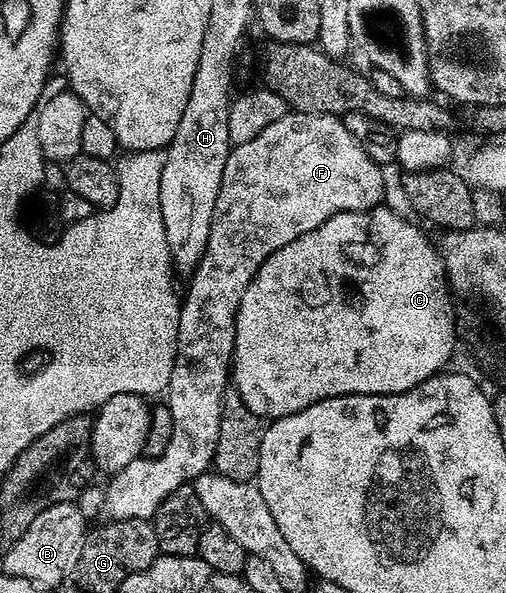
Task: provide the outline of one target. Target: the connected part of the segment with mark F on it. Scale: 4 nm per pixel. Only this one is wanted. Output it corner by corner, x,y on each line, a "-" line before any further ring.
287,113
280,117
280,121
272,121
268,129
256,133
252,141
231,146
212,213
207,248
199,259
198,267
189,276
190,288
186,295
184,291
178,308
178,348
168,388
168,406
174,430
172,441
168,441
160,455
134,459
129,465
124,465
124,469
109,476
110,484
106,487
107,520
153,520
161,502
174,489
211,470
217,434
220,433
222,398
232,375
236,313
240,309
244,289
248,289
252,277
256,277
260,265
264,265
268,256
288,245
288,241
296,241
296,237
324,225
328,217
341,211
369,211
371,207
379,206
383,202
382,190
386,187
382,171
383,168
374,163
364,149
360,149
360,141
348,133
341,118
336,115

